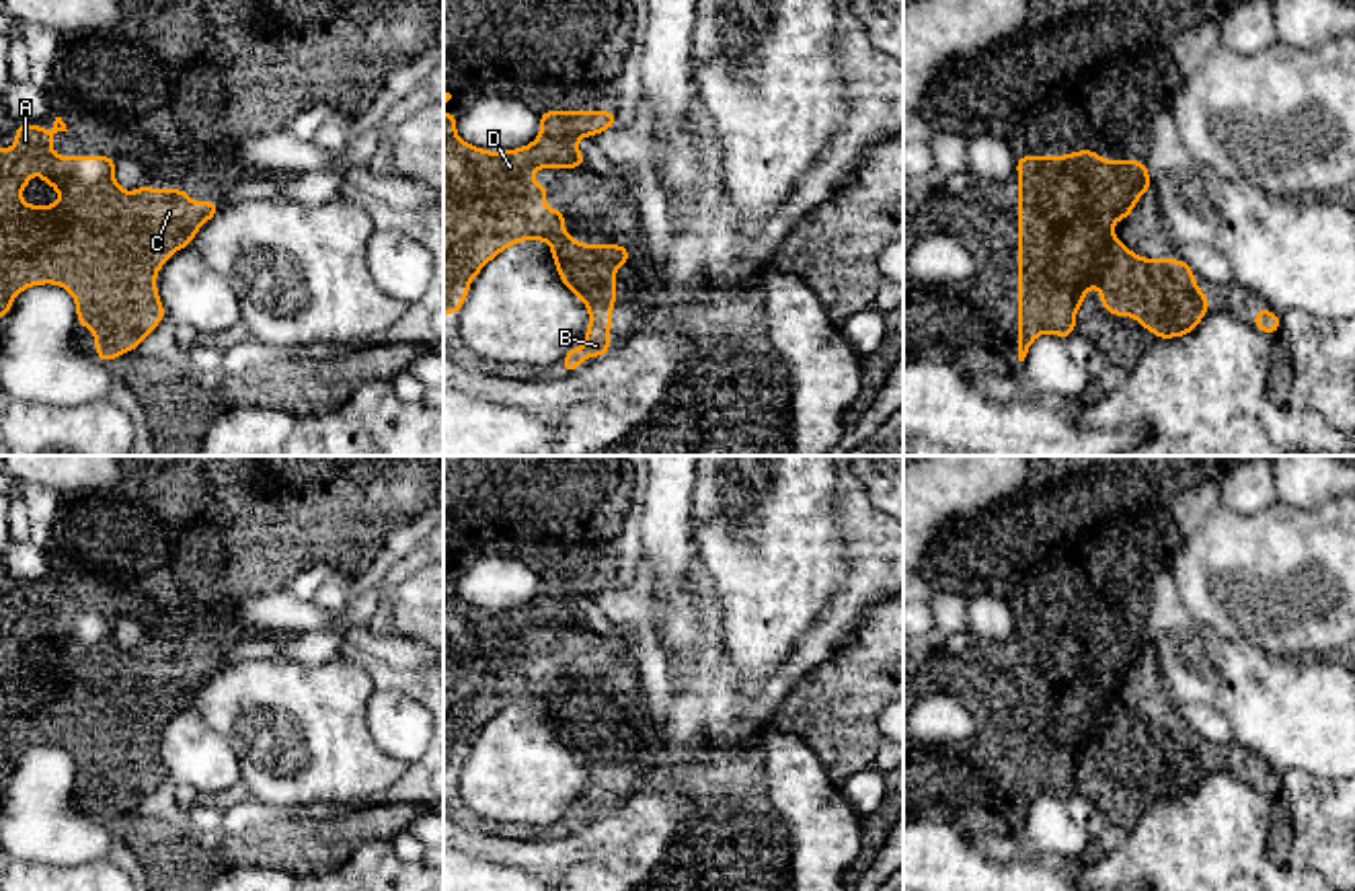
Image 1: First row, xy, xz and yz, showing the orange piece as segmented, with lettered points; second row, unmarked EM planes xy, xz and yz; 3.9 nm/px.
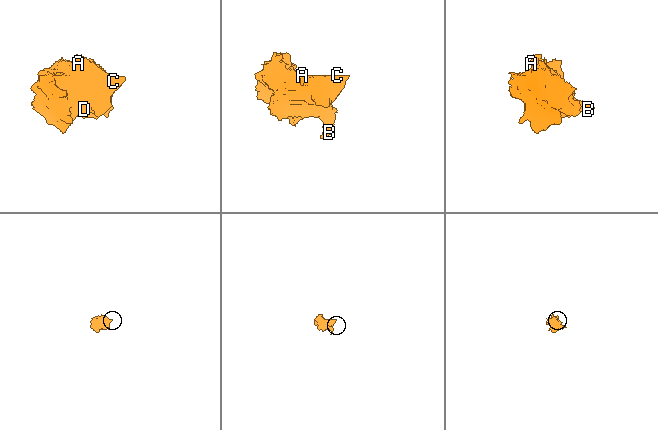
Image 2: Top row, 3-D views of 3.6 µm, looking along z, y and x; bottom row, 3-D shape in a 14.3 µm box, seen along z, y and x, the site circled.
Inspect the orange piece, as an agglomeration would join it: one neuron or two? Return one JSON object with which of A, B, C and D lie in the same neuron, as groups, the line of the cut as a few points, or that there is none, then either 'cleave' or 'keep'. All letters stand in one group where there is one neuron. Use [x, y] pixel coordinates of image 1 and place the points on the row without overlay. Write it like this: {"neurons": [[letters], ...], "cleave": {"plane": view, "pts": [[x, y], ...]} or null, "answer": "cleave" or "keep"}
{"neurons": [["A", "B", "C", "D"]], "cleave": null, "answer": "keep"}

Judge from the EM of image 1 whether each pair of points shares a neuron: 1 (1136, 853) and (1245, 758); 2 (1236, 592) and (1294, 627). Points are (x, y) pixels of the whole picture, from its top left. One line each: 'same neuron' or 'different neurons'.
1: different neurons
2: same neuron

